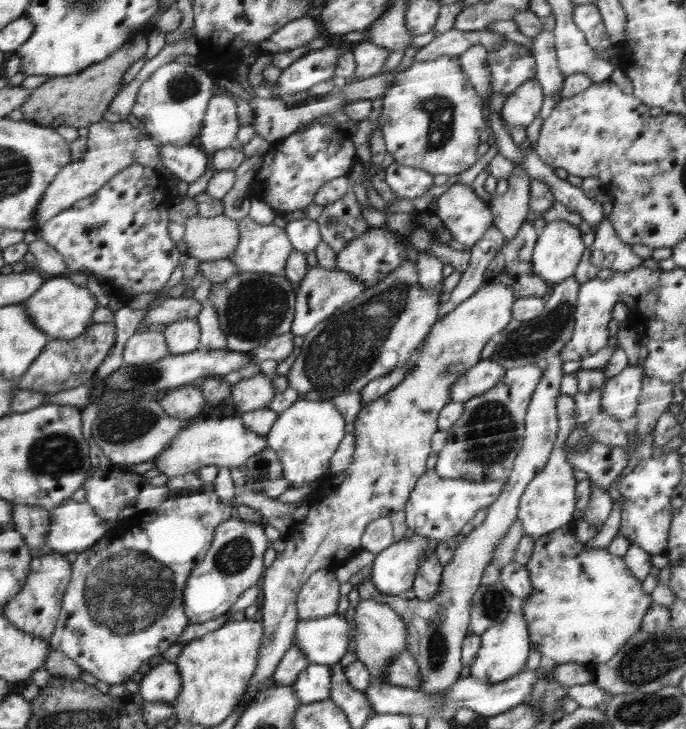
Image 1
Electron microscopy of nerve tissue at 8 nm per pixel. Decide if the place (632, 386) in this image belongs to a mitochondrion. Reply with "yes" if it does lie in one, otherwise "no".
no

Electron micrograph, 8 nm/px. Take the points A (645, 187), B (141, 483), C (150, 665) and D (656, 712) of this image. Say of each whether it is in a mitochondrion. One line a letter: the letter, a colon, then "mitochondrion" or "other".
A: other
B: other
C: other
D: mitochondrion

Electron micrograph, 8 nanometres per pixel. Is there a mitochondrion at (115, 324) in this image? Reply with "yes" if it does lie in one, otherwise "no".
no

